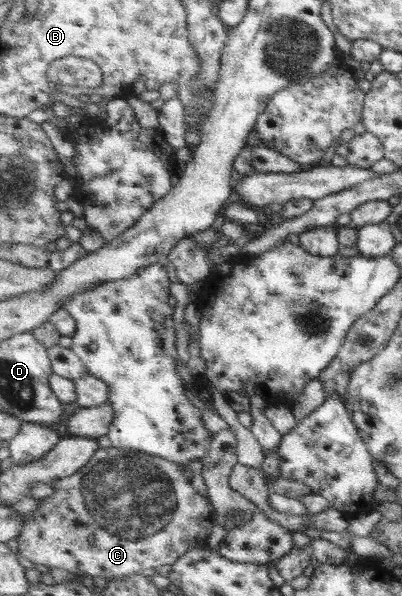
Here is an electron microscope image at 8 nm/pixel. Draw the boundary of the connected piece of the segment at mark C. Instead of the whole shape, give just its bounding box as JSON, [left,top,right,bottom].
[16,446,214,580]

